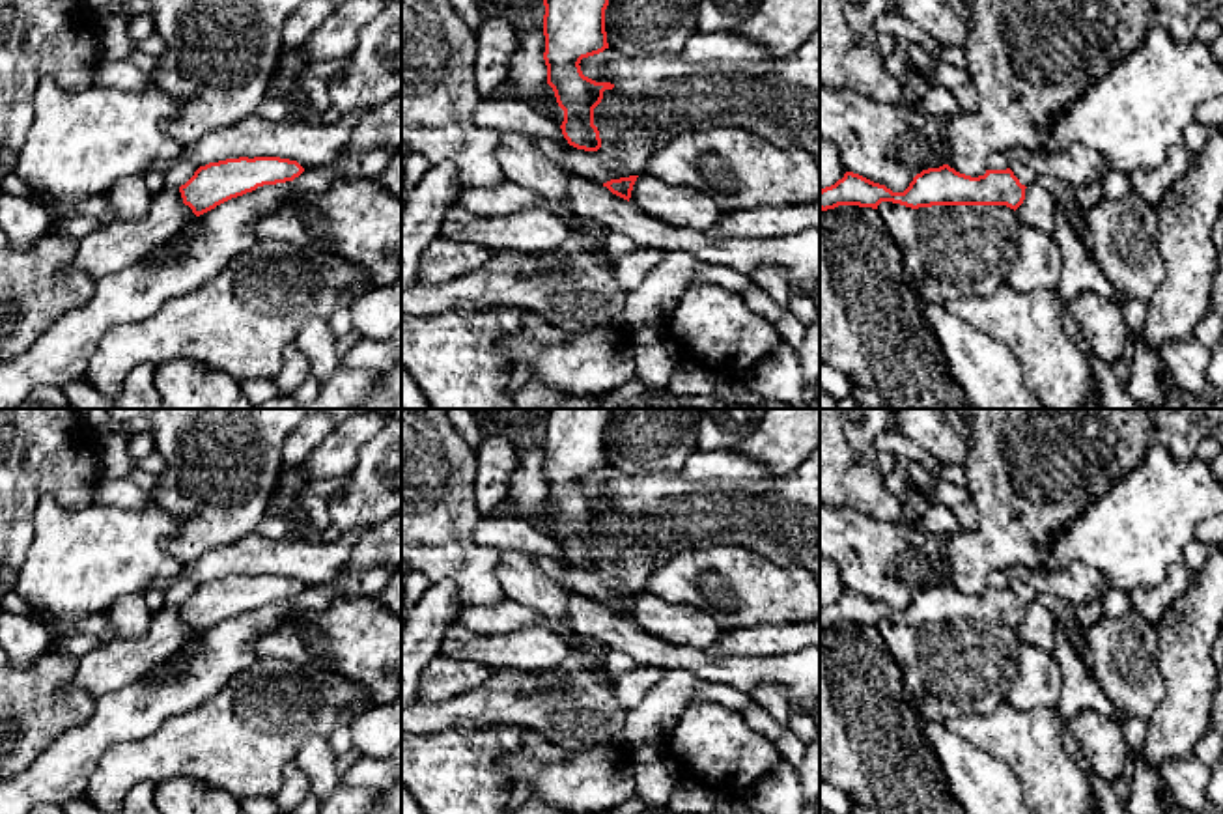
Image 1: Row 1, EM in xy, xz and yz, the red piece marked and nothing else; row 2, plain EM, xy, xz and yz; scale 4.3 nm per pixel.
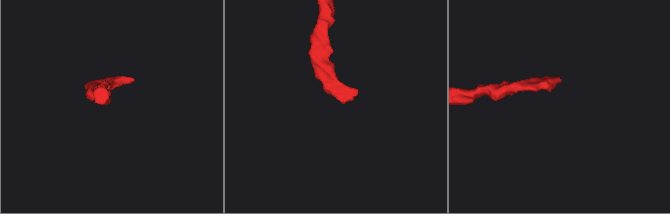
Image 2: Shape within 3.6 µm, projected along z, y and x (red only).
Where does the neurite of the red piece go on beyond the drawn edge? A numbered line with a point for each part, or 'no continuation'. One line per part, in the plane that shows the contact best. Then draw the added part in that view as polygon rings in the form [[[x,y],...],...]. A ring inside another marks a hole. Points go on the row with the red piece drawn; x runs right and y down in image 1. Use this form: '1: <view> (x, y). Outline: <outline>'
no continuation

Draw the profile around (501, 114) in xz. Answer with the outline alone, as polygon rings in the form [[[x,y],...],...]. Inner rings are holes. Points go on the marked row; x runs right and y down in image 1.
[[[485,95],[480,97],[472,112],[472,121],[480,129],[497,131],[500,136],[517,133],[528,138],[558,138],[562,129],[553,125],[547,116],[525,101]]]

